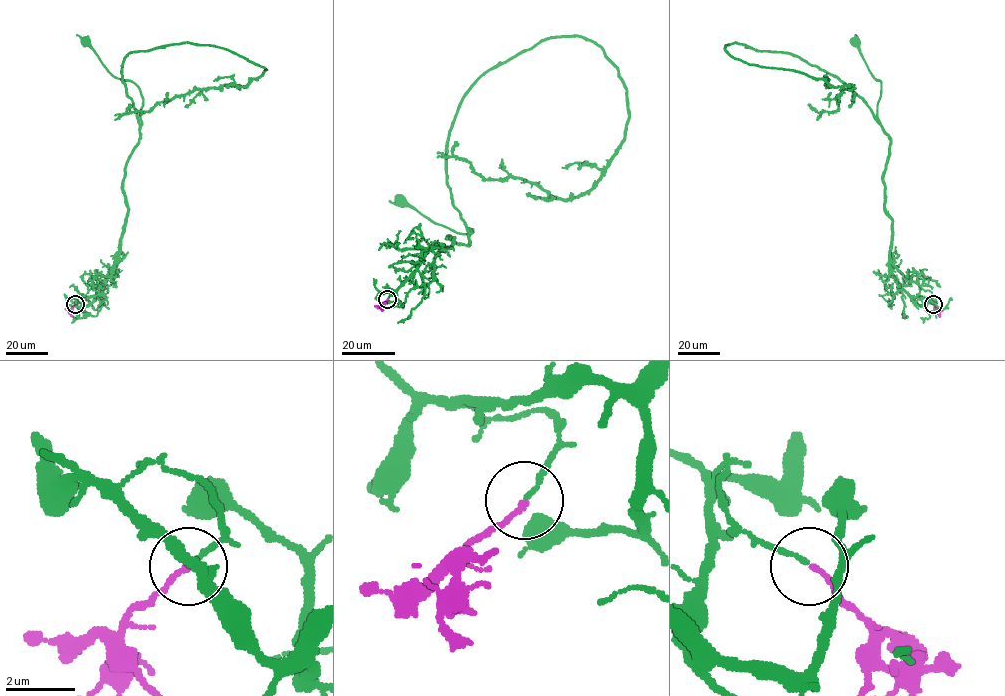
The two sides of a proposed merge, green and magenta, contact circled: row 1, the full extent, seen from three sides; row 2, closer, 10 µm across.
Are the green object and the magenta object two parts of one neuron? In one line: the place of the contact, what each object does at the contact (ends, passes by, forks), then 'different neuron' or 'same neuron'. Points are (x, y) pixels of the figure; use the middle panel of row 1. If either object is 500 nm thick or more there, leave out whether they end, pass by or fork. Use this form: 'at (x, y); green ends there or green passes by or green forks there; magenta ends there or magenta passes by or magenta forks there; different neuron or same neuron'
at (387, 299); green ends there; magenta ends there; same neuron

